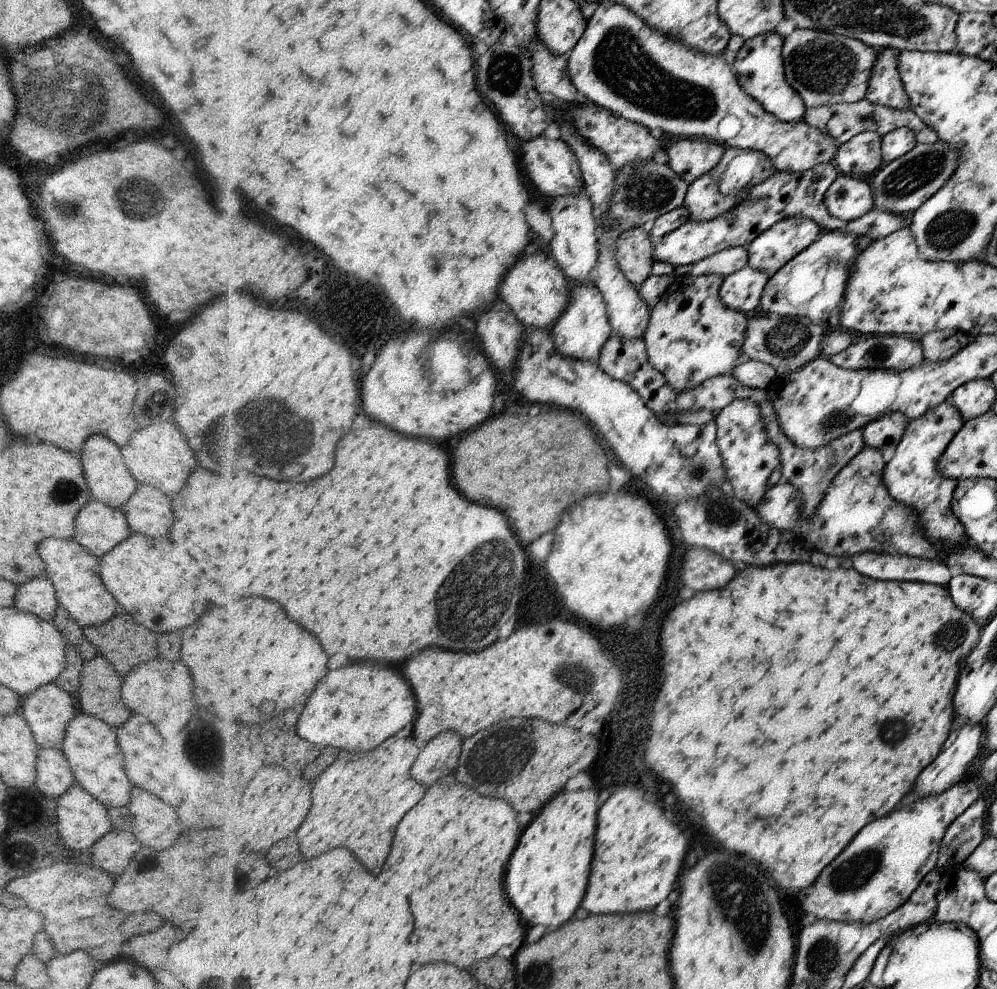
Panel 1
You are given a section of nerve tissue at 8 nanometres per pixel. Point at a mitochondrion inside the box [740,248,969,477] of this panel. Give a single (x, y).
(785, 340)

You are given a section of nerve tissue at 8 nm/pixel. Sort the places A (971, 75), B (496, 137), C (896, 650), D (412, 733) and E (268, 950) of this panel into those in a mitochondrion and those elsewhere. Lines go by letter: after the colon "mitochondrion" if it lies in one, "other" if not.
A: other
B: other
C: other
D: other
E: other

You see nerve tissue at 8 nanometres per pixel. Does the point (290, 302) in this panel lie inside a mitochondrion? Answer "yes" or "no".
no

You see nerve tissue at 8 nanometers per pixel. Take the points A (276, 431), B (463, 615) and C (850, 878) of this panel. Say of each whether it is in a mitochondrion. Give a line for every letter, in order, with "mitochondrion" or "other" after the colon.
A: mitochondrion
B: mitochondrion
C: mitochondrion

